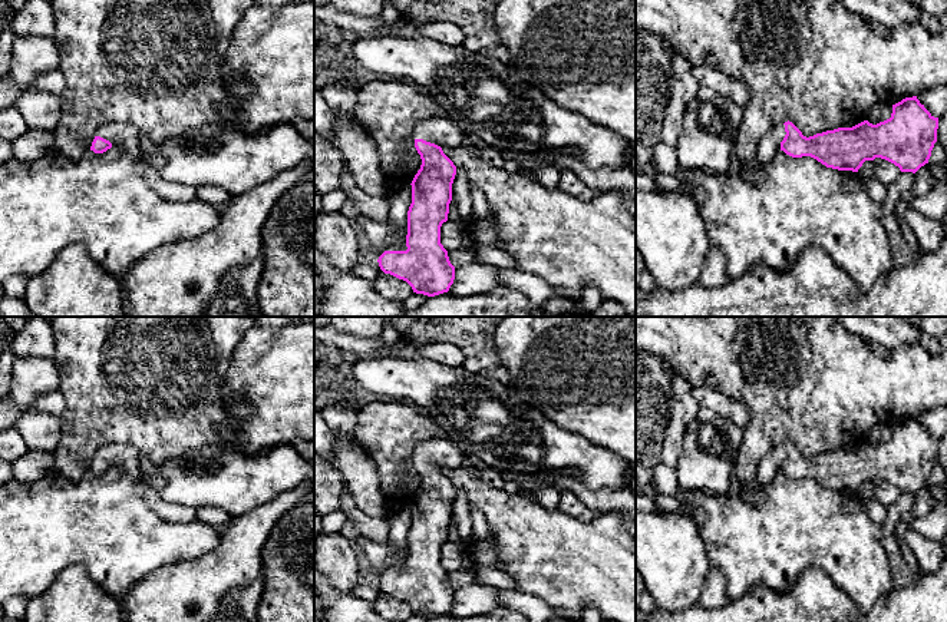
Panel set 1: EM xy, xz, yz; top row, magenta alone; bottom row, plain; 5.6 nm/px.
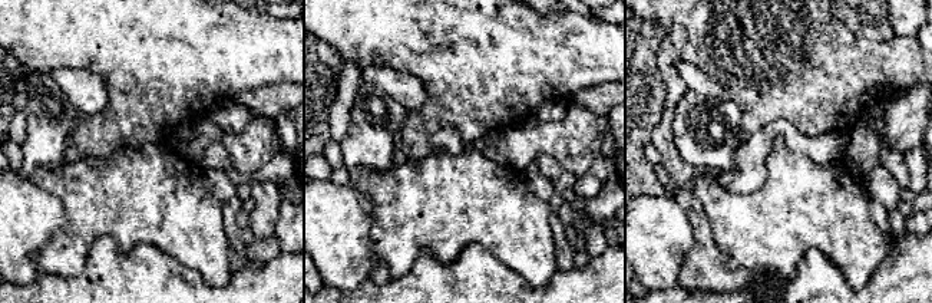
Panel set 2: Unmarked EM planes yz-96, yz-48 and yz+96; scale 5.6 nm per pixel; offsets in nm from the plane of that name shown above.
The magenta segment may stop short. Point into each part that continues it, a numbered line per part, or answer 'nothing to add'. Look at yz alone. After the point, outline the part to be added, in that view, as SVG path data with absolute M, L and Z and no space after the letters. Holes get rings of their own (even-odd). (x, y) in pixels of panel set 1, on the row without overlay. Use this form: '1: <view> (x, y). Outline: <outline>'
1: yz (754, 492). Outline: M776 446L759 461L756 476L752 482L743 482L740 487L742 497L752 504L759 504L765 499L765 487L781 472L781 463L786 453L785 446Z

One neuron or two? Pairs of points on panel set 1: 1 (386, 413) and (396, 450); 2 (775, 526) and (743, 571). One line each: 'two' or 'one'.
1: one
2: one

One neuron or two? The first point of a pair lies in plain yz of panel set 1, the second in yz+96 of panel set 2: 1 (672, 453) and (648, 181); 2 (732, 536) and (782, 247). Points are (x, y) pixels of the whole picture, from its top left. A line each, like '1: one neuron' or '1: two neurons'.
1: two neurons
2: one neuron

